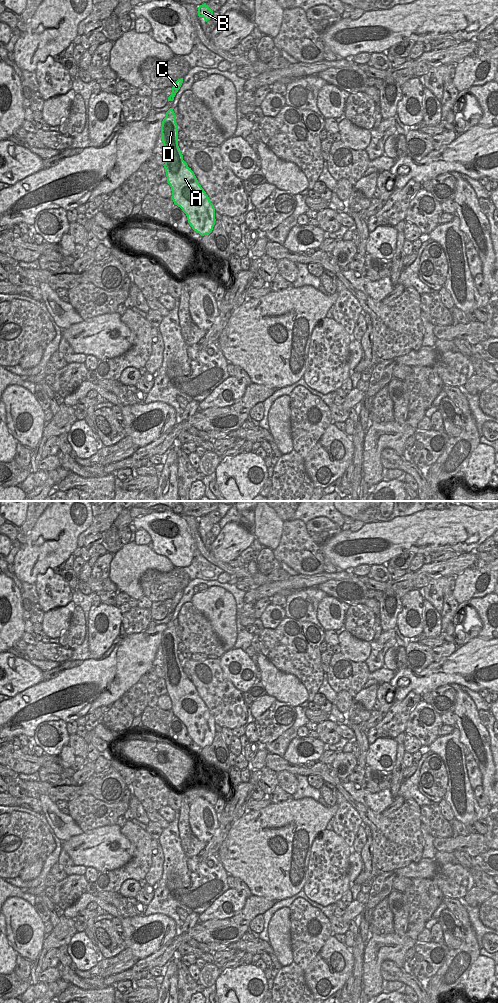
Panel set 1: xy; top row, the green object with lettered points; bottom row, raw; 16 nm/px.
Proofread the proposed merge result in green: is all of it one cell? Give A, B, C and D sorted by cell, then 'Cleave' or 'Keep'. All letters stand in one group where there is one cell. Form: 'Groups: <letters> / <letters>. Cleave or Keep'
Groups: A B C D. Keep.

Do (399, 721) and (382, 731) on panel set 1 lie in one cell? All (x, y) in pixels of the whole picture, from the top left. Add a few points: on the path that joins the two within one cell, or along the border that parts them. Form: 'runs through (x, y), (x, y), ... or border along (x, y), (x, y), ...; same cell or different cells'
runs through (395, 722), (386, 728); same cell

